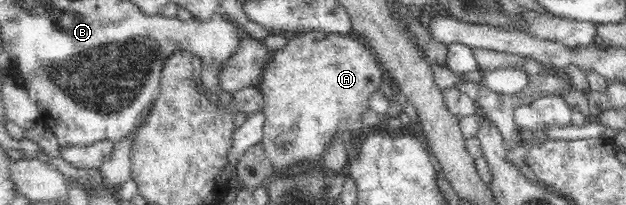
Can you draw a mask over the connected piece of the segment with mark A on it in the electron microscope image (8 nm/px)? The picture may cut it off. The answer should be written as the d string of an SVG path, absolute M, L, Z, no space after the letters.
M323 31L289 35L287 44L272 52L259 84L264 96L262 111L265 115L260 142L274 172L283 174L295 166L319 164L324 160L327 146L331 144L335 134L342 135L343 132L365 129L363 114L369 109L370 96L378 90L379 84L386 80L386 77L373 51L356 36Z

